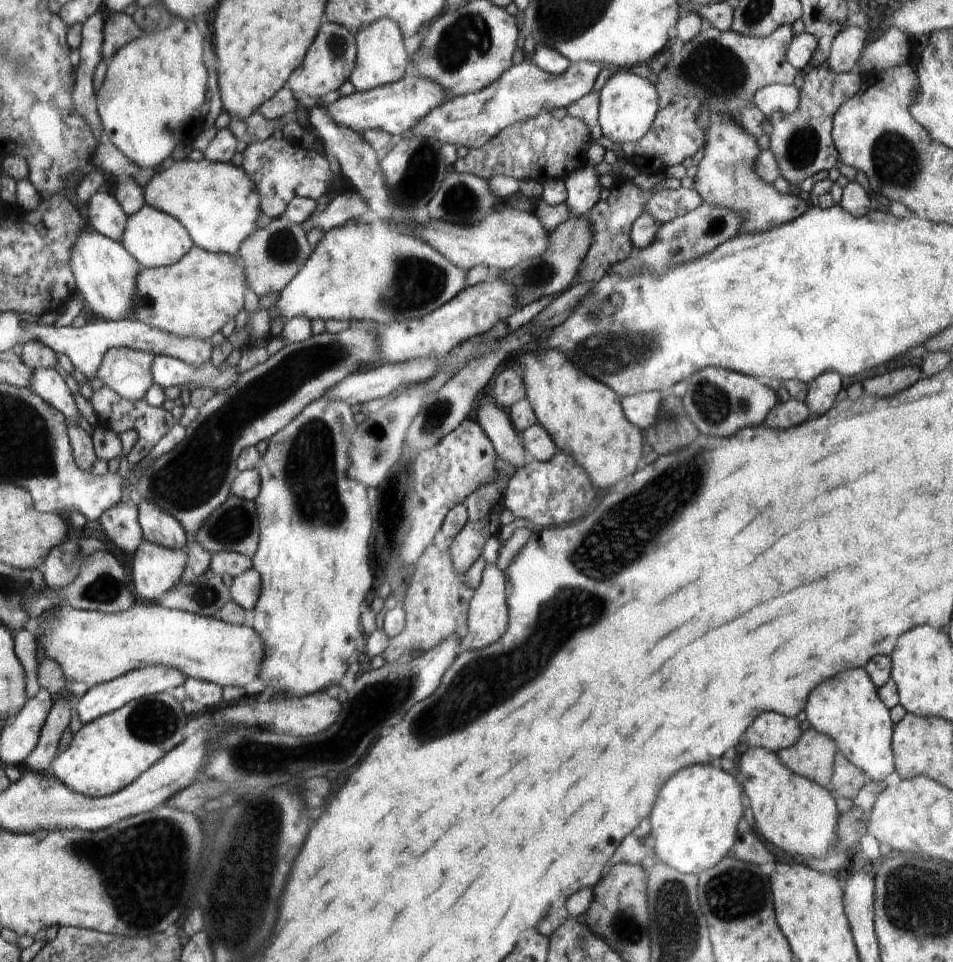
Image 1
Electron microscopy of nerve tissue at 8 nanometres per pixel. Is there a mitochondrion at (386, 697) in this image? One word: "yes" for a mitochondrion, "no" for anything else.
yes

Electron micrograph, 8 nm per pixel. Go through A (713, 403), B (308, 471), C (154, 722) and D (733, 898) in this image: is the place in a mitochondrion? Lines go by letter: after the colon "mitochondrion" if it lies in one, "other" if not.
A: mitochondrion
B: mitochondrion
C: mitochondrion
D: mitochondrion

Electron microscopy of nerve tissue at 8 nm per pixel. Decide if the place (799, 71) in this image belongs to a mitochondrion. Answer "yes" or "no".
no

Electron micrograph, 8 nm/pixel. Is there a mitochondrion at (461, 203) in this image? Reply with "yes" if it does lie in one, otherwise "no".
yes

